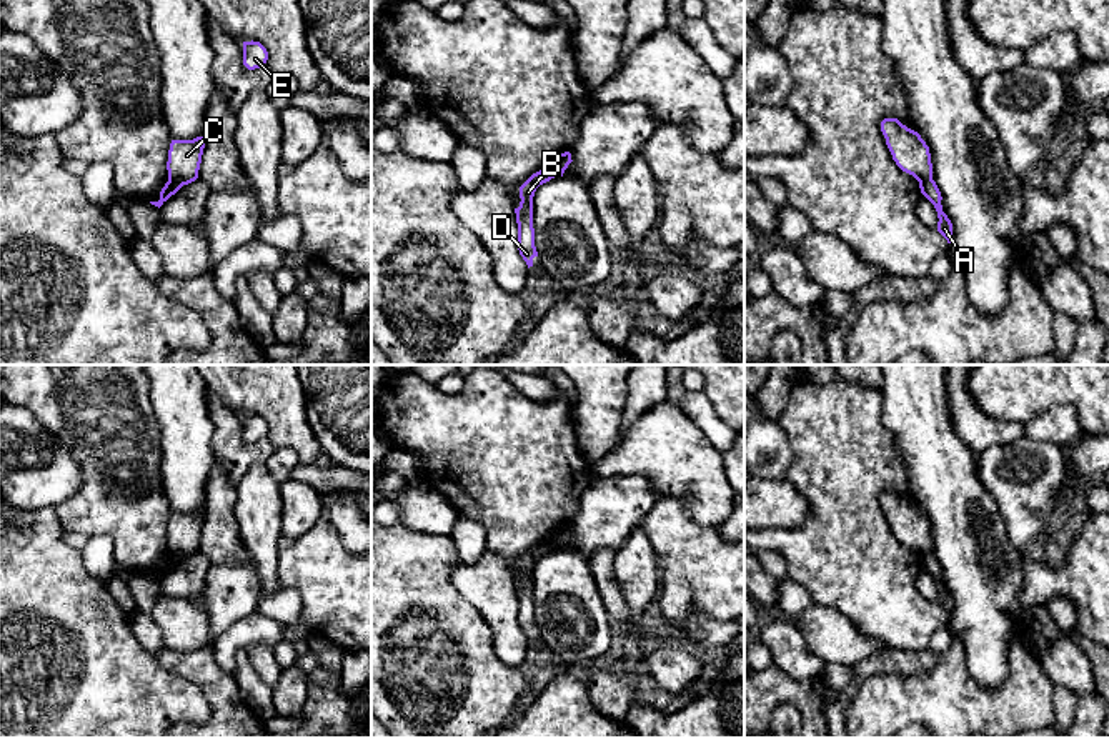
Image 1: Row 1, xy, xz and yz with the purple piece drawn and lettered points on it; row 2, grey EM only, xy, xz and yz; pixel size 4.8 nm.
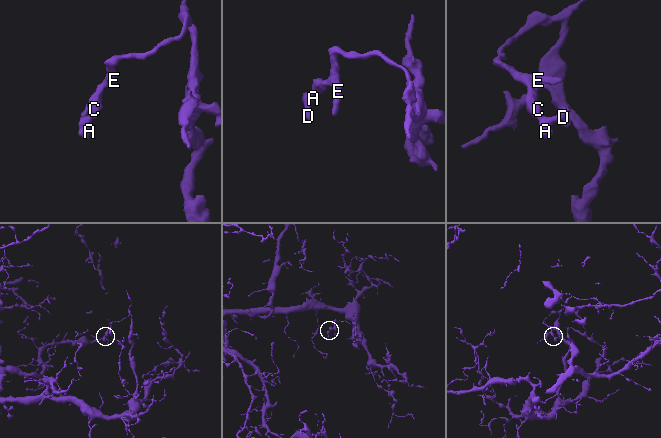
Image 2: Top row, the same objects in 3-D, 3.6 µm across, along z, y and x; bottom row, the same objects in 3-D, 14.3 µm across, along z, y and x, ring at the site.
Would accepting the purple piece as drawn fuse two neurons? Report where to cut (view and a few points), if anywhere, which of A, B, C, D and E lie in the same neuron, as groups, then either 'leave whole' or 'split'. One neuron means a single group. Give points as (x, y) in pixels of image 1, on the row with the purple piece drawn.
cut xy (169, 179), (180, 187); groups A B D / C E; split

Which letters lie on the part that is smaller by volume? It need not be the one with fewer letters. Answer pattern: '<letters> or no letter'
A, B, D

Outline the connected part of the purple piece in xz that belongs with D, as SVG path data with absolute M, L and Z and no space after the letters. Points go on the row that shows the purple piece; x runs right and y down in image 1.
M545 168L533 173L521 187L520 187L520 207L515 208L516 223L518 223L518 250L528 268L533 267L533 258L538 257L535 247L535 228L533 228L533 197L540 185L554 178Z

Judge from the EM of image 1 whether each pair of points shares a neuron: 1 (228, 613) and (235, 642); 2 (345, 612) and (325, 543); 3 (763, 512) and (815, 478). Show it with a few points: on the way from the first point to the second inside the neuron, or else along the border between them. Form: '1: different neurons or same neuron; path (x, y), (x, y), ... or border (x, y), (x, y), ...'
1: different neurons; border (255, 612), (232, 623), (212, 643)
2: same neuron; path (343, 595), (325, 575), (325, 560)
3: different neurons; border (783, 478), (808, 503), (808, 517), (795, 528)

